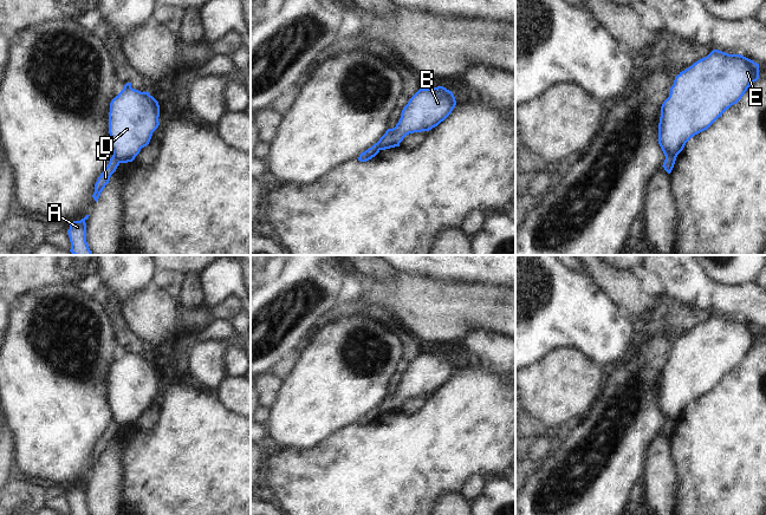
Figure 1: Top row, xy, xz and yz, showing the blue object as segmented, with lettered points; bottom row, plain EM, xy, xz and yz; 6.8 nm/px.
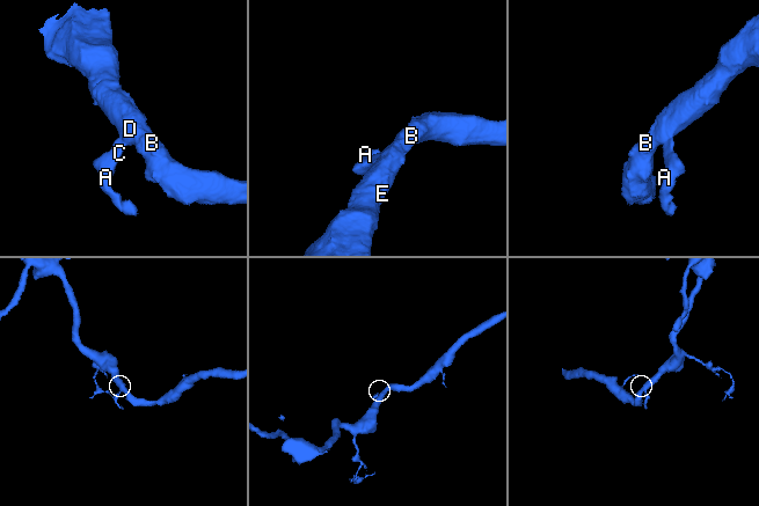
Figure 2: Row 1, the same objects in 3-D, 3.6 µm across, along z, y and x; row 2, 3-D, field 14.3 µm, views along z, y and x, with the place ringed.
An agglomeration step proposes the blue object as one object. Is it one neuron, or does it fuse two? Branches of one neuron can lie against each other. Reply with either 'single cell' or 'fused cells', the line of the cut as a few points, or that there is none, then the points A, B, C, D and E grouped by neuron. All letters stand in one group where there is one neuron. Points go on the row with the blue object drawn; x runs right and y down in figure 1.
fused cells; cut yz (676, 154), (666, 157); groups A C / B D E

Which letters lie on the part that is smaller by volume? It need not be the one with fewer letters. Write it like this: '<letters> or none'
A, C

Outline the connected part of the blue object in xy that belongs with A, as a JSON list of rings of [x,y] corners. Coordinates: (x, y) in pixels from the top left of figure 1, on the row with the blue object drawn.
[[[86,215],[80,221],[70,222],[70,229],[67,230],[71,249],[73,255],[92,255],[86,242],[86,223],[85,221],[90,215]]]

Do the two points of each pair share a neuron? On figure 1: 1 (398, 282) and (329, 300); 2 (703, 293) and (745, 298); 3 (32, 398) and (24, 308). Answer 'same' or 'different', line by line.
1: different
2: same
3: same

